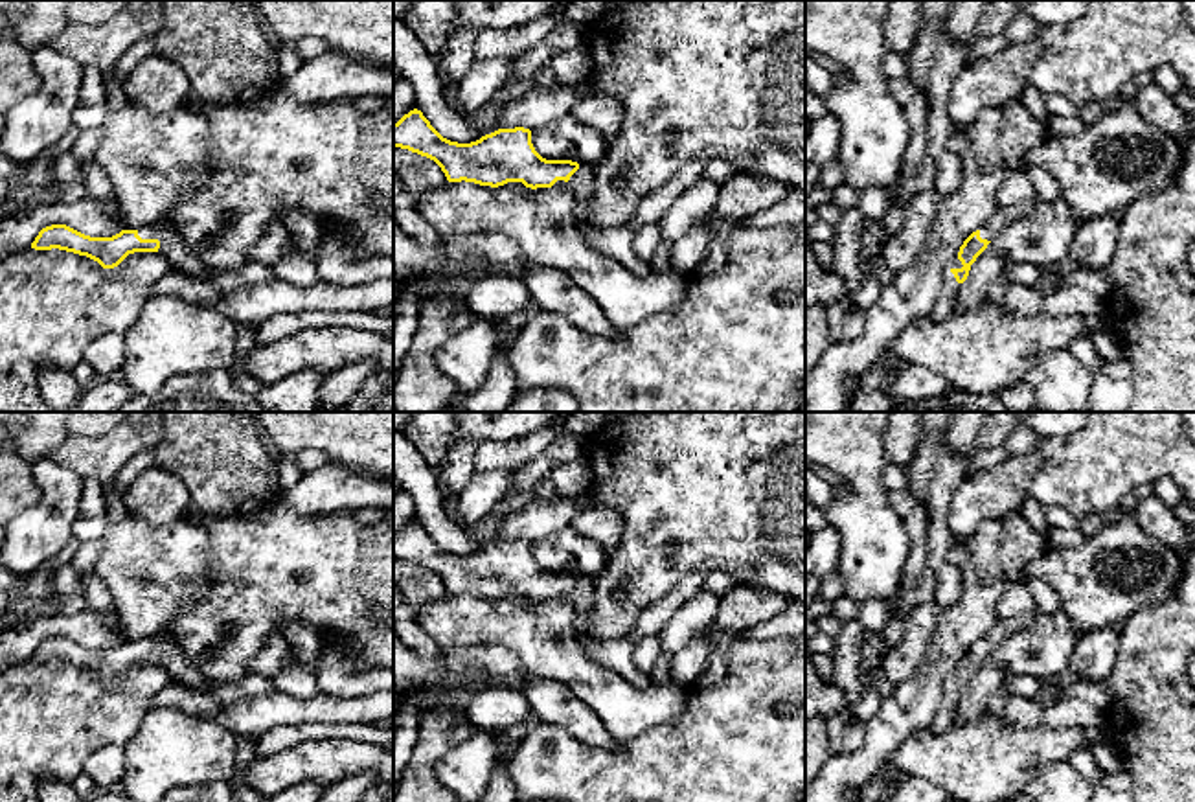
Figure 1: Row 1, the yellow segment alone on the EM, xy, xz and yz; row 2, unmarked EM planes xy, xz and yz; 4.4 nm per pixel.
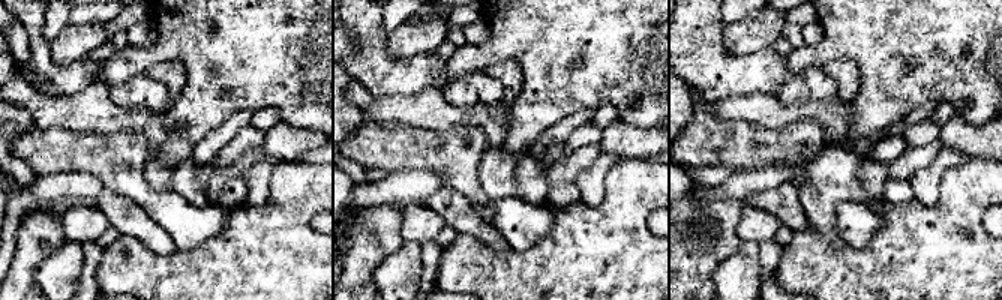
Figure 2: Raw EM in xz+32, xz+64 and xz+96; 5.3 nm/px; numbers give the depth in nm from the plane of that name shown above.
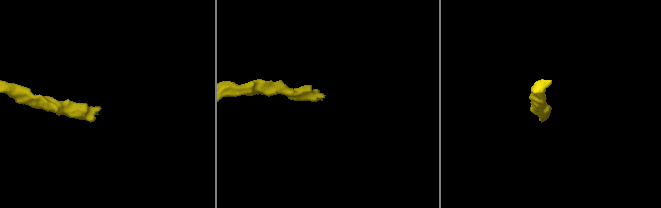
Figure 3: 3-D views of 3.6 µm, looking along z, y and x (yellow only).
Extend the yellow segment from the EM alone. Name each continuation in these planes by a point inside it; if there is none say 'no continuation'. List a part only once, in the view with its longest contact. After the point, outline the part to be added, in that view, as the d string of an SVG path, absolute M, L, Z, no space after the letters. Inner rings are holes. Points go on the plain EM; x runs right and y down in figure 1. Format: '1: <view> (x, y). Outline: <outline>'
1: xy (173, 661). Outline: M143 638L138 640L142 651L158 651L162 666L171 682L188 688L208 688L211 684L184 655L182 647L173 638Z

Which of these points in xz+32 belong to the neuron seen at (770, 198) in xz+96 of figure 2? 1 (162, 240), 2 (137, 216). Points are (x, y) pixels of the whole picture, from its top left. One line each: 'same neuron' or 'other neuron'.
1: same neuron
2: same neuron

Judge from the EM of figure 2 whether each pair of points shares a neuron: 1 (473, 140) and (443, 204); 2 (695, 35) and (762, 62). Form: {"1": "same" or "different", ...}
{"1": "different", "2": "same"}

